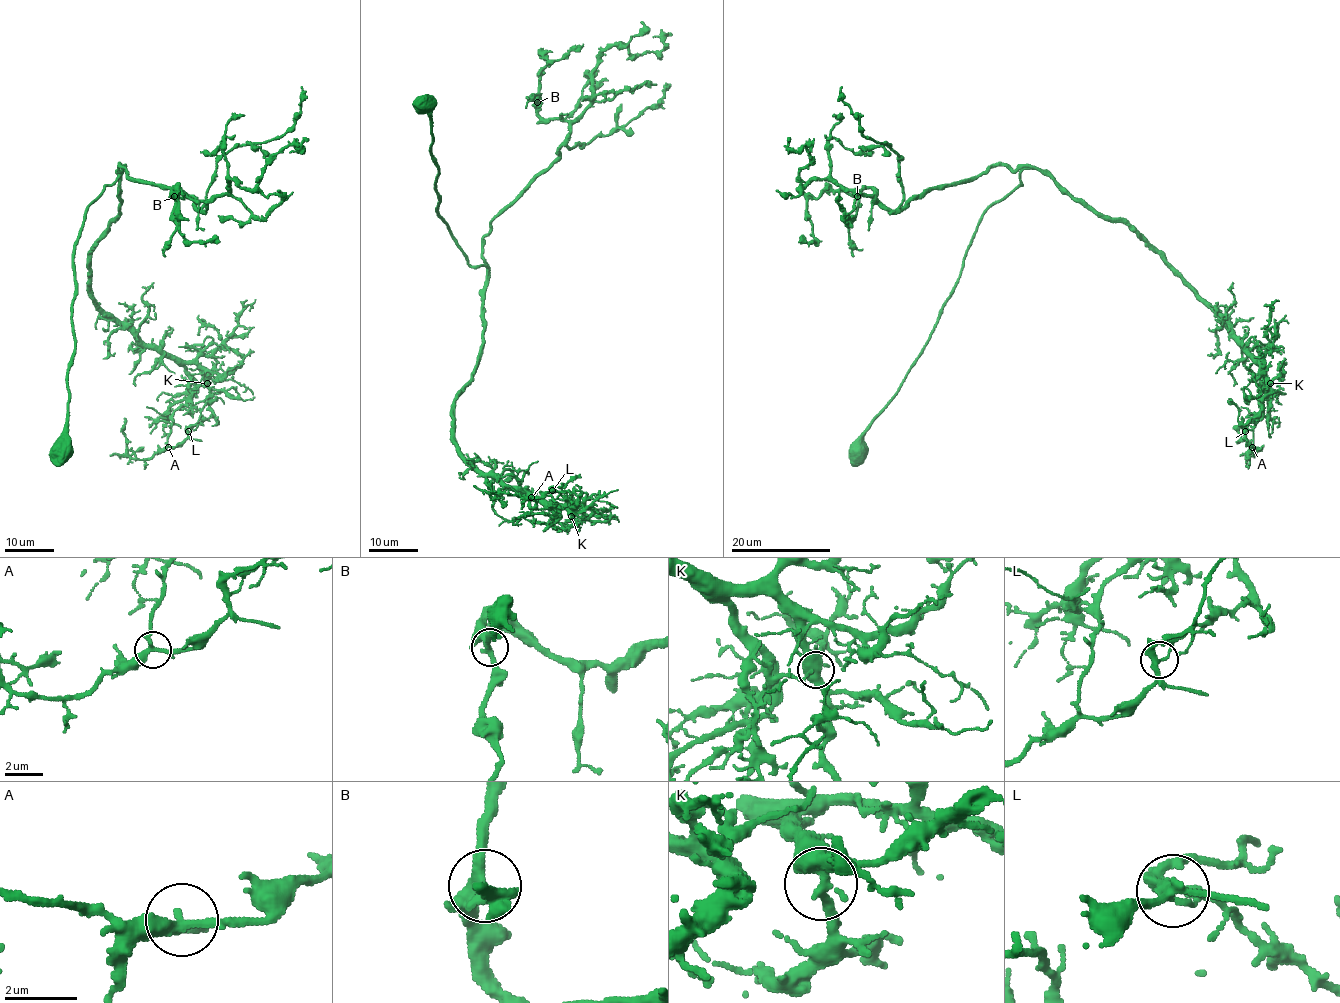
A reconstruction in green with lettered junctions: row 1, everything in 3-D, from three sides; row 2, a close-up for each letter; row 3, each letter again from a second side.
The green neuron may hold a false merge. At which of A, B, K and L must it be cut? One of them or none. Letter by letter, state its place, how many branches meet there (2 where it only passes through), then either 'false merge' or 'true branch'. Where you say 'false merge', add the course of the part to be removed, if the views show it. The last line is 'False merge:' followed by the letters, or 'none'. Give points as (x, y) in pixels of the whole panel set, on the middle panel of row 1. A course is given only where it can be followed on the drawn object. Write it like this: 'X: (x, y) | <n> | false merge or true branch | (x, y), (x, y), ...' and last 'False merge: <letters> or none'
A: (531, 497) | 3 | true branch
B: (537, 102) | 3 | true branch
K: (571, 516) | 3 | true branch
L: (552, 490) | 3 | false merge | (552, 490), (540, 497), (529, 497), (496, 492), (490, 496), (489, 489)
False merge: L

